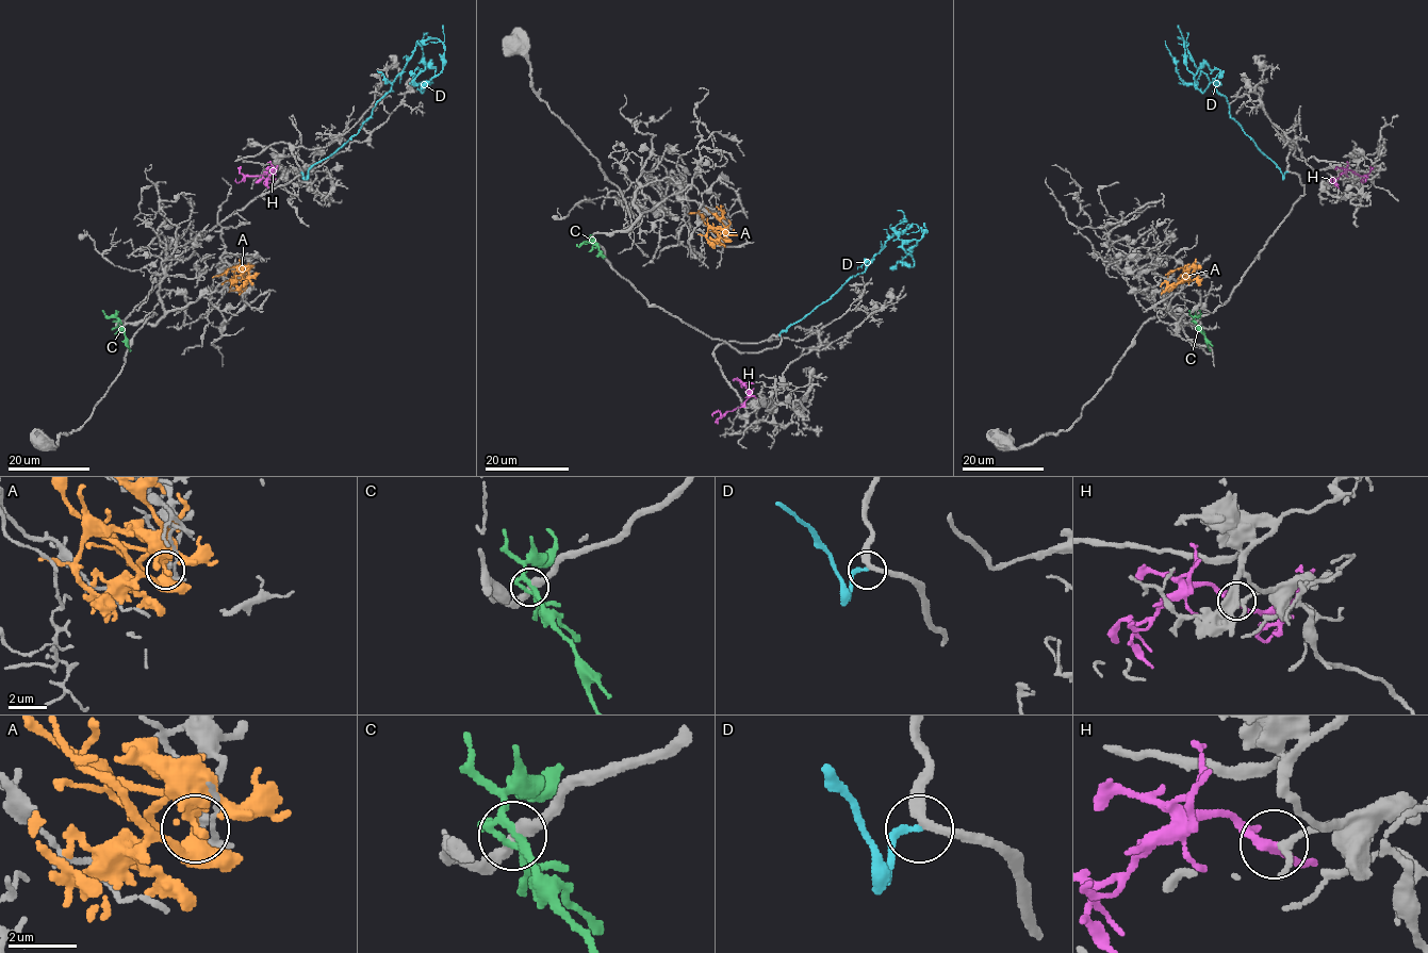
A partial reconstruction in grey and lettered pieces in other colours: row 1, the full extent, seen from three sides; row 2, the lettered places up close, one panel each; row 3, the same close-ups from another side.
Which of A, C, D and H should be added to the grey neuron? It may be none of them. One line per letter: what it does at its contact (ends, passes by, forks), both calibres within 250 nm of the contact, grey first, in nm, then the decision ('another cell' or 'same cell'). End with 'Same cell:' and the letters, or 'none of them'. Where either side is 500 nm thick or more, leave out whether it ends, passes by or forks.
A: it forks there; 180 nm thick on the grey side, 360 nm on the other; another cell
C: it forks there; 320 nm thick on the grey side, 180 nm on the other; another cell
D: it ends there; 280 nm thick on the grey side, 200 nm on the other; another cell
H: it forks there; 170 nm thick on the grey side, 200 nm on the other; same cell
Same cell: H

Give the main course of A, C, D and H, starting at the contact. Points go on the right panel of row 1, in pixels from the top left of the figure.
A: (1191, 267), (1186, 270), (1182, 267), (1172, 269), (1168, 277)
C: (1195, 323), (1210, 351)
D: (1287, 173), (1283, 179), (1231, 117), (1227, 98), (1178, 38), (1194, 85), (1181, 79), (1165, 40)
H: (1356, 174), (1346, 170), (1331, 179), (1331, 182)

